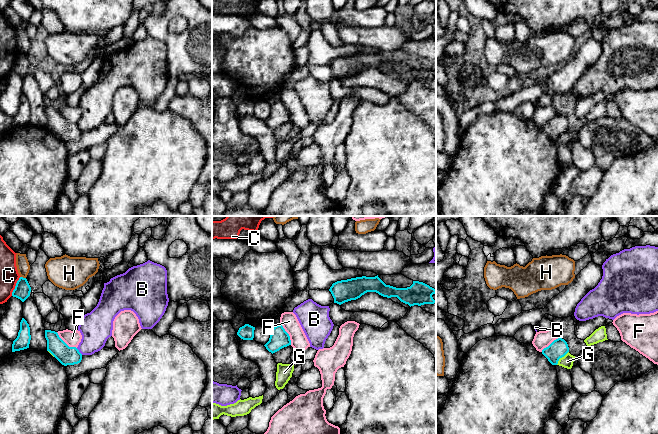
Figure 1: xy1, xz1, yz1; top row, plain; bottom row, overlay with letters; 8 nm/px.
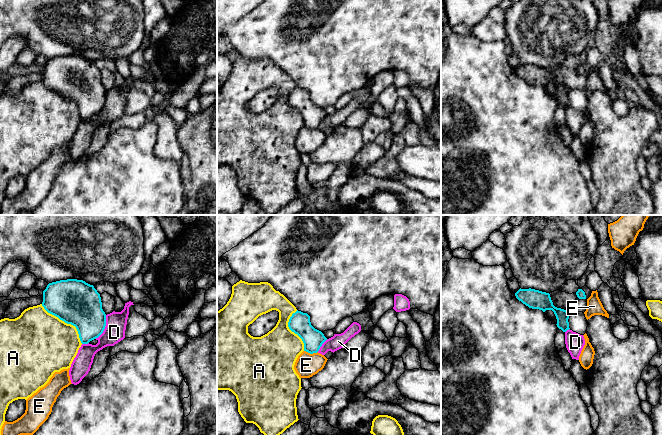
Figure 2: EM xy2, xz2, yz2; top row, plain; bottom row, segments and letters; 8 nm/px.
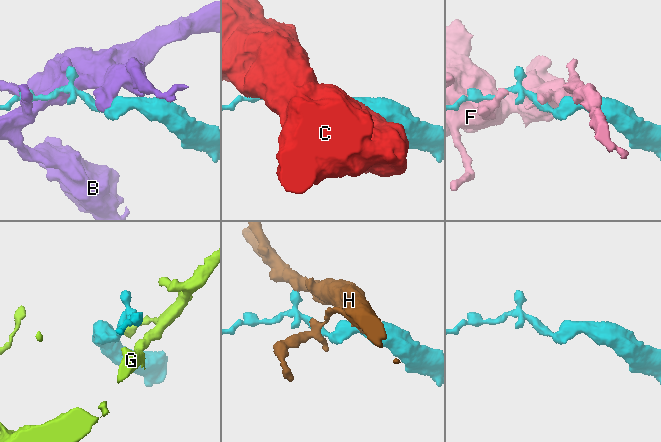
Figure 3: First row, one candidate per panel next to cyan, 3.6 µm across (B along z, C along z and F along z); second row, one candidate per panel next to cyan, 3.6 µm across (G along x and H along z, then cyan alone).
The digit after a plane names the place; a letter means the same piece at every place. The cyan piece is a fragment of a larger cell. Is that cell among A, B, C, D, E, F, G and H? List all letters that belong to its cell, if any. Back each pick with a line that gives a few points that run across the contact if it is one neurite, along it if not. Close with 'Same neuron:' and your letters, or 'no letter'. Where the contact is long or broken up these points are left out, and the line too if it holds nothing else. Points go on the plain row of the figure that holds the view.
Same neuron: no letter

